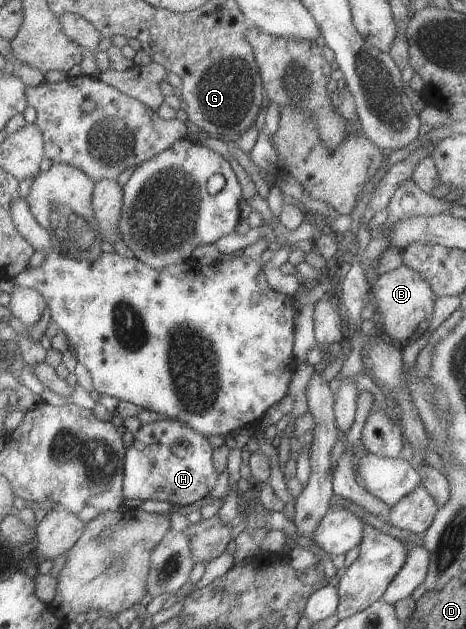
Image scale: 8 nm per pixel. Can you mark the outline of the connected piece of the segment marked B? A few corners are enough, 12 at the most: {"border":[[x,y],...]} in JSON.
{"border":[[404,263],[372,282],[382,336],[400,348],[437,299]]}

